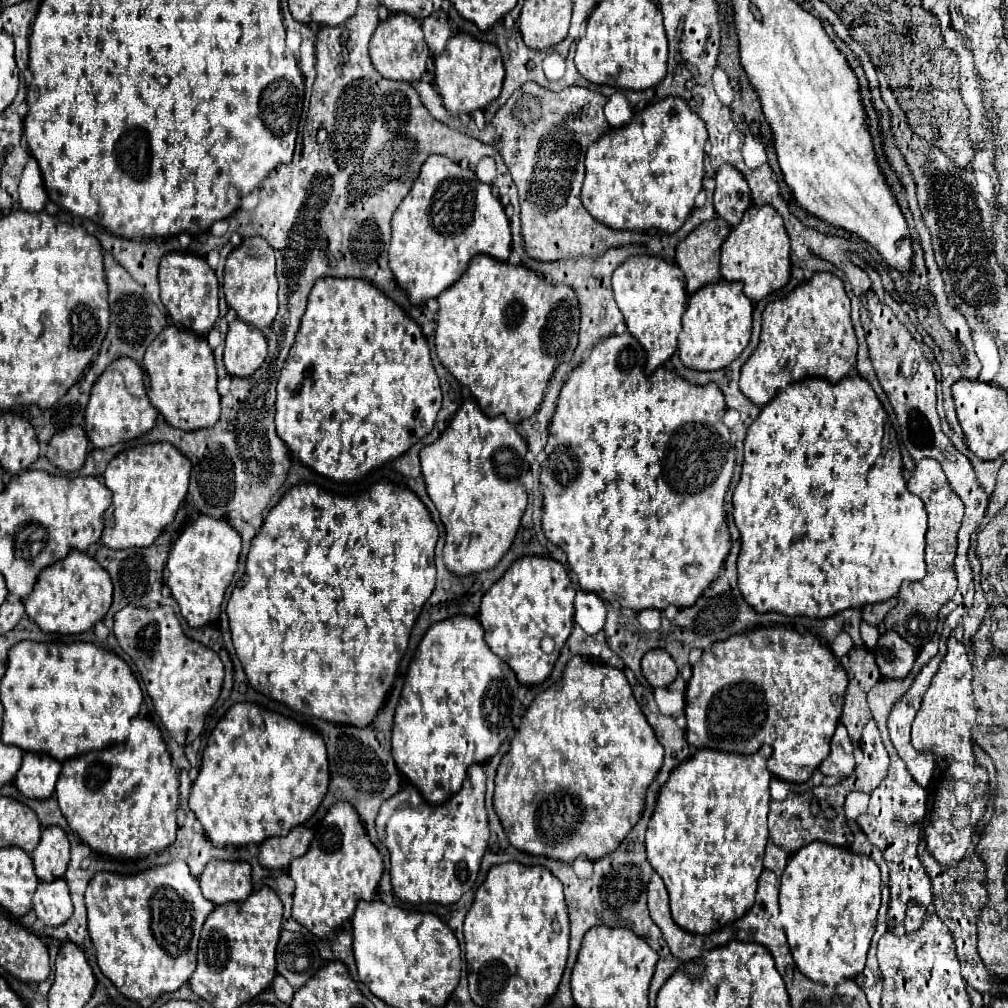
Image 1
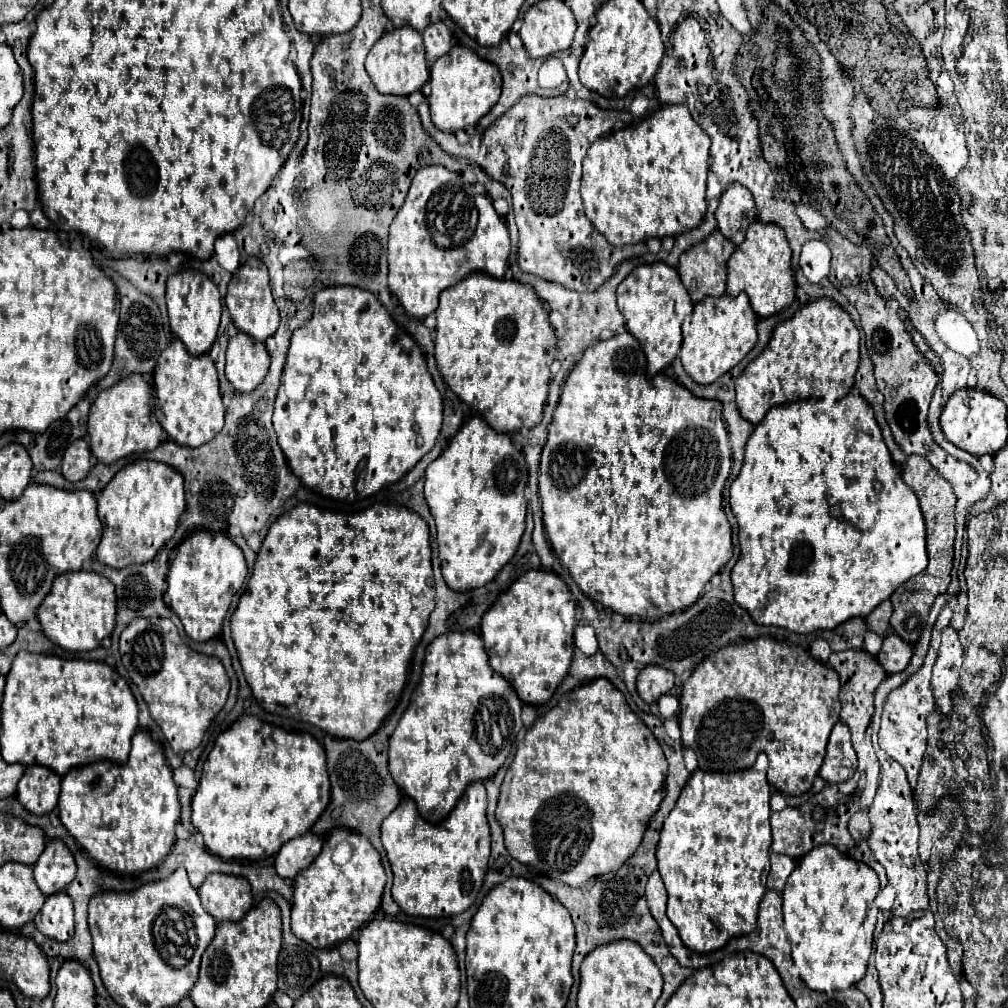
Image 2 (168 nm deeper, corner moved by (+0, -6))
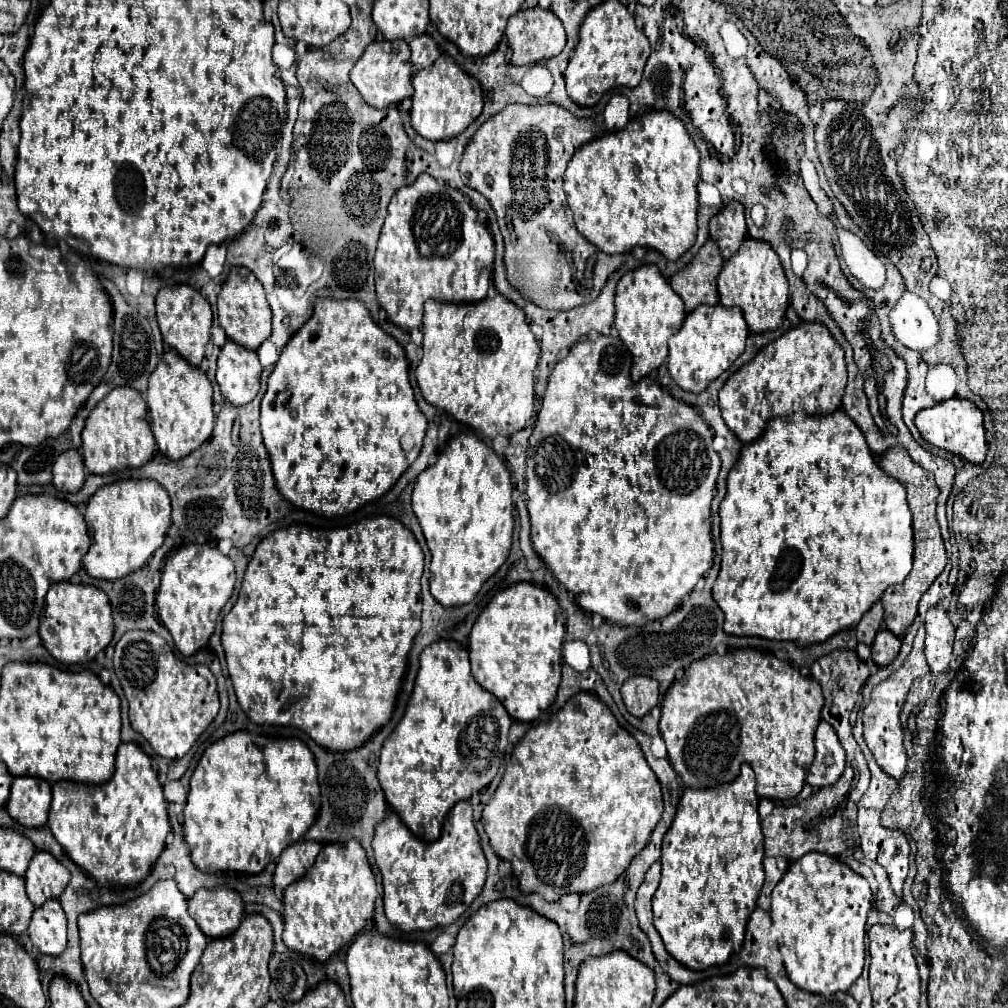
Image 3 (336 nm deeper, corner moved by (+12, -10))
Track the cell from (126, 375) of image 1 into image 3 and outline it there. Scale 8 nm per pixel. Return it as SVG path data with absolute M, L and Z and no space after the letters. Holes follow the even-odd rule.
M117 387L103 401L97 403L95 411L91 411L85 429L81 433L83 437L81 451L89 473L109 475L127 467L137 469L153 457L155 441L149 423L145 419L145 411L147 409L141 393L131 391L131 387Z

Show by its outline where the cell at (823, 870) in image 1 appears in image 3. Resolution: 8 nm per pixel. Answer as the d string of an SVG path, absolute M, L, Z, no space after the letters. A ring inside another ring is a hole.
M807 853L793 861L777 883L771 901L773 927L781 931L779 951L789 979L803 991L833 995L847 991L865 963L865 921L871 909L869 883L843 861L825 853Z

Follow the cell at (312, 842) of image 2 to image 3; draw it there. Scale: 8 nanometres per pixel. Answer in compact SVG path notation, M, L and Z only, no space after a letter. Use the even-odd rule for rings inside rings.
M301 841L293 843L291 847L287 847L287 851L283 851L273 875L273 889L277 891L277 895L281 895L287 885L295 883L311 869L321 849L323 849L321 843Z

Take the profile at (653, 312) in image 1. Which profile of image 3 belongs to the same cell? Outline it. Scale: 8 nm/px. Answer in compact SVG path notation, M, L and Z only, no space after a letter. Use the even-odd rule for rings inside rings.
M641 265L623 275L615 295L615 329L633 355L631 379L639 381L667 359L667 341L681 329L683 321L683 301L655 265Z

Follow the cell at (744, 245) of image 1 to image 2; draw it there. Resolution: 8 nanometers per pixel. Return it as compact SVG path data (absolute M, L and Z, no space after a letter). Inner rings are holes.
M753 221L745 233L745 241L735 247L731 259L727 261L727 295L739 295L741 291L749 295L749 303L753 311L759 317L769 317L781 311L783 307L791 305L795 299L795 277L791 269L791 247L785 239L783 229L777 223L763 223L763 221Z

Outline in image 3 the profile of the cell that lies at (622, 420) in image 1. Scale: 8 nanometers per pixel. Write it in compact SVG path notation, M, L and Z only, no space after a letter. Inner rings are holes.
M599 335L597 341L585 339L571 347L571 353L561 359L549 379L541 401L541 411L529 439L527 451L527 509L531 517L531 541L535 553L553 571L559 583L573 593L577 605L585 613L597 613L605 621L619 625L645 625L649 621L667 617L681 599L693 591L695 583L713 565L713 539L711 539L711 499L719 473L719 455L713 451L713 433L703 417L687 403L675 399L667 390L650 378L637 383L629 377L631 353L617 335Z

